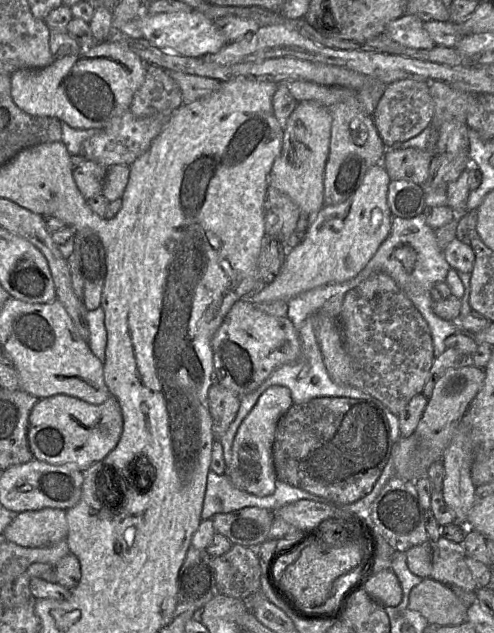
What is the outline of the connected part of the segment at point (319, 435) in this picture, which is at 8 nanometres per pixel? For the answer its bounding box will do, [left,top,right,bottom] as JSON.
[273,397,396,506]

